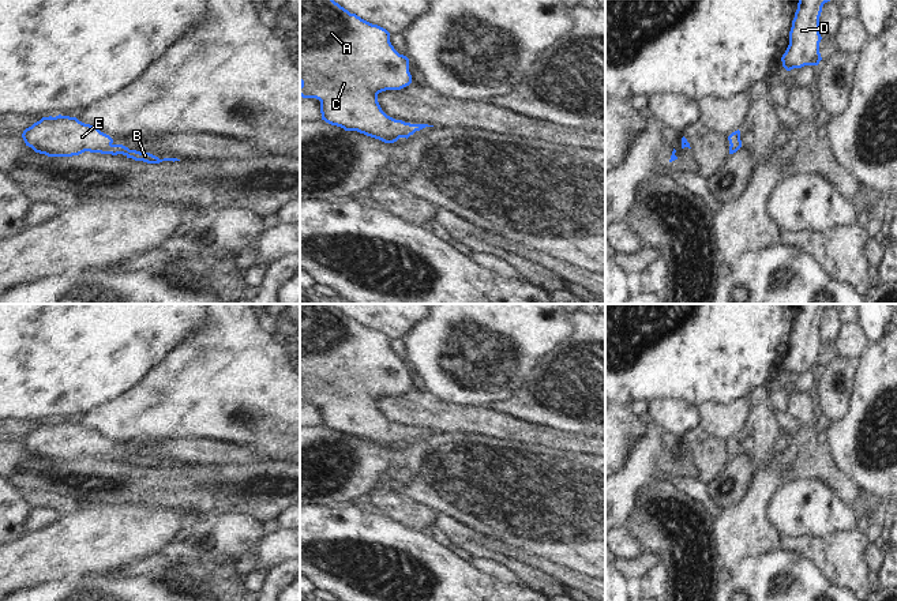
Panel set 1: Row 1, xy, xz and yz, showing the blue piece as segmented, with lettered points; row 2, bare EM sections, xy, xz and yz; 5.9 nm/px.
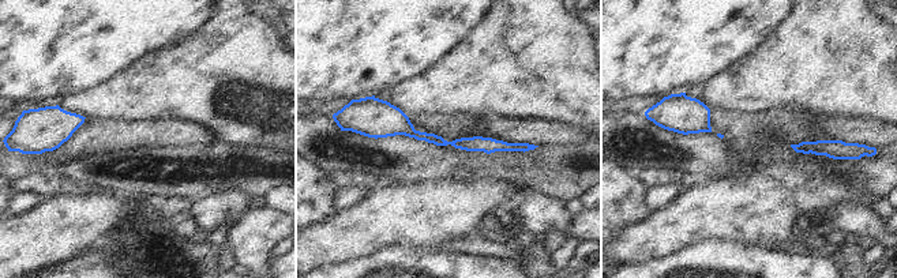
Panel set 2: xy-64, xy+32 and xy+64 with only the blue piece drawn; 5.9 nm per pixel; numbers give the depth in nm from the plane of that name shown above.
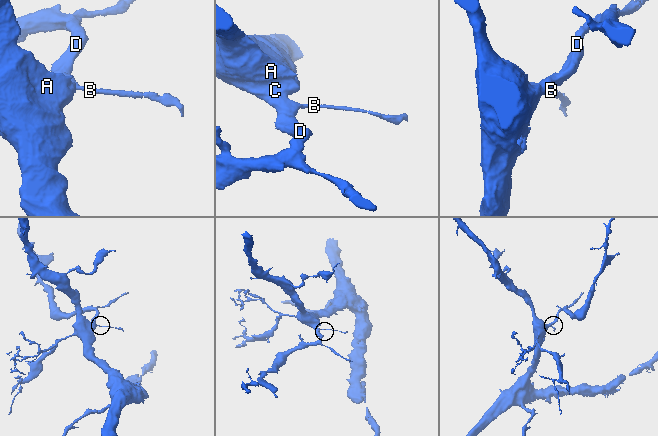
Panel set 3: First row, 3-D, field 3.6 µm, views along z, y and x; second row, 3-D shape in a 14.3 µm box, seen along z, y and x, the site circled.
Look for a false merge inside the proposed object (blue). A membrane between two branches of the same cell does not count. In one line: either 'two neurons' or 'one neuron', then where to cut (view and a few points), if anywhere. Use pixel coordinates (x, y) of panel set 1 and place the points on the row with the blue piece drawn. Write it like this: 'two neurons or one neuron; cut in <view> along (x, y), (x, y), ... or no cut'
one neuron; no cut

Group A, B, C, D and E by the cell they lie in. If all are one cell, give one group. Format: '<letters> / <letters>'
A B C D E

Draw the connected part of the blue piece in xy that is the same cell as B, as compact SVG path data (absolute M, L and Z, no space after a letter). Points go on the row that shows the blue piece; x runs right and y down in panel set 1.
M56 116L42 117L22 134L26 146L35 153L48 157L72 157L85 151L101 154L123 154L135 161L159 164L162 161L180 161L177 158L164 158L150 153L130 150L123 144L115 144L113 139L101 132L97 127L85 124L76 117Z

